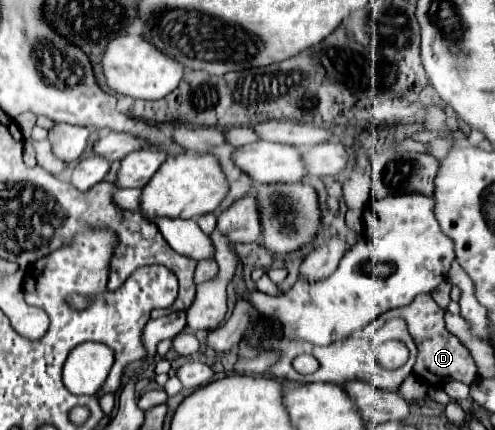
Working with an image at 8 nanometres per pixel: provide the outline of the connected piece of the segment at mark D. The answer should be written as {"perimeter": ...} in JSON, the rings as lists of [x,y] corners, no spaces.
{"perimeter":[[[422,294],[422,296],[416,296],[408,306],[402,306],[402,308],[396,308],[396,310],[388,310],[384,314],[380,314],[378,318],[374,318],[366,328],[362,328],[360,332],[356,332],[358,336],[370,336],[374,330],[378,330],[380,326],[386,324],[386,320],[390,318],[402,318],[406,320],[408,324],[408,332],[412,334],[412,338],[416,340],[418,344],[418,360],[414,364],[414,374],[424,378],[428,384],[442,384],[442,382],[448,382],[448,380],[458,380],[458,382],[464,382],[464,384],[472,384],[478,376],[478,370],[476,370],[476,364],[470,356],[470,352],[460,344],[460,340],[450,334],[446,330],[446,324],[444,324],[444,310],[434,302],[434,298],[430,294]]]}

